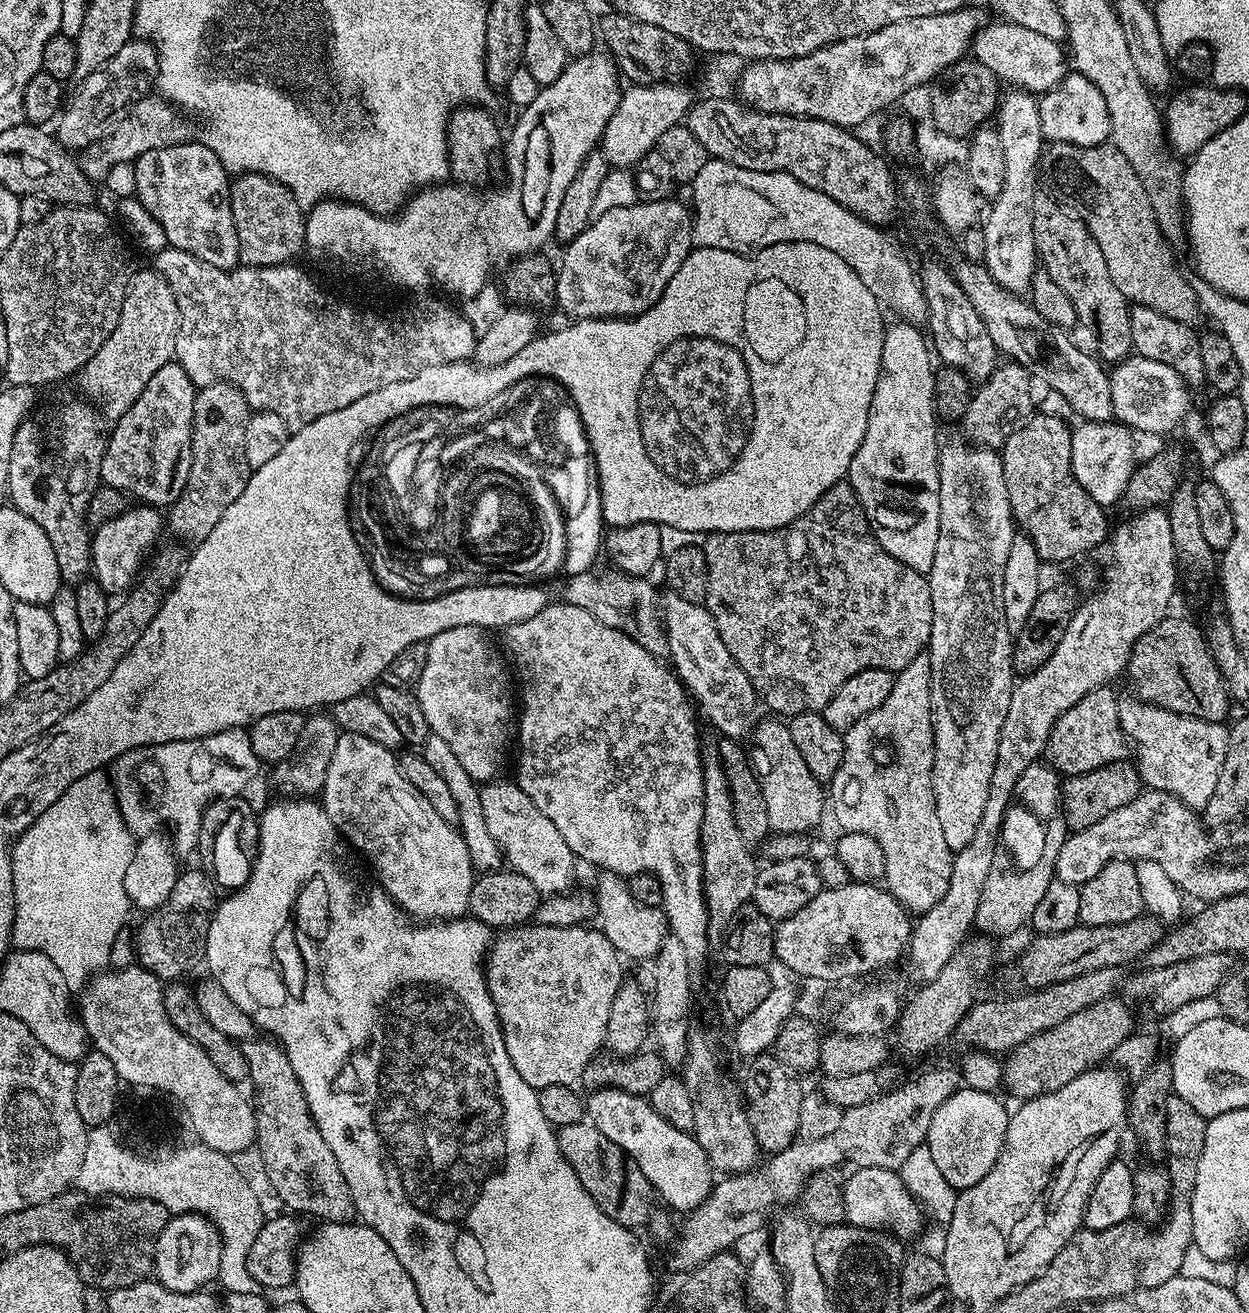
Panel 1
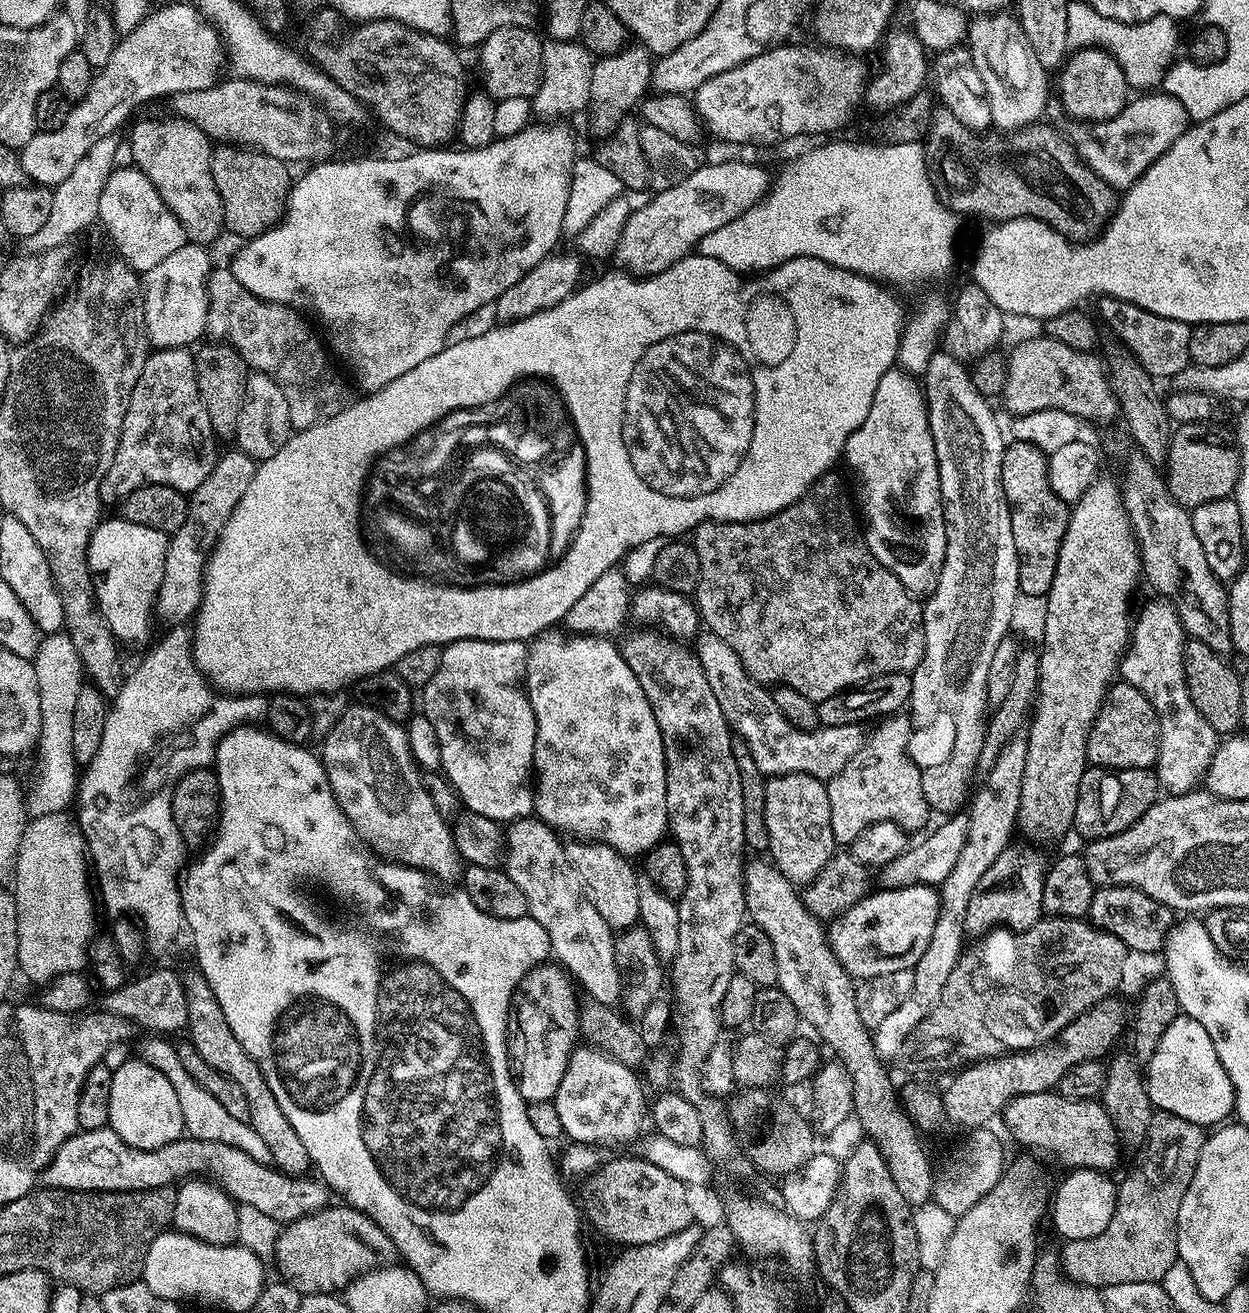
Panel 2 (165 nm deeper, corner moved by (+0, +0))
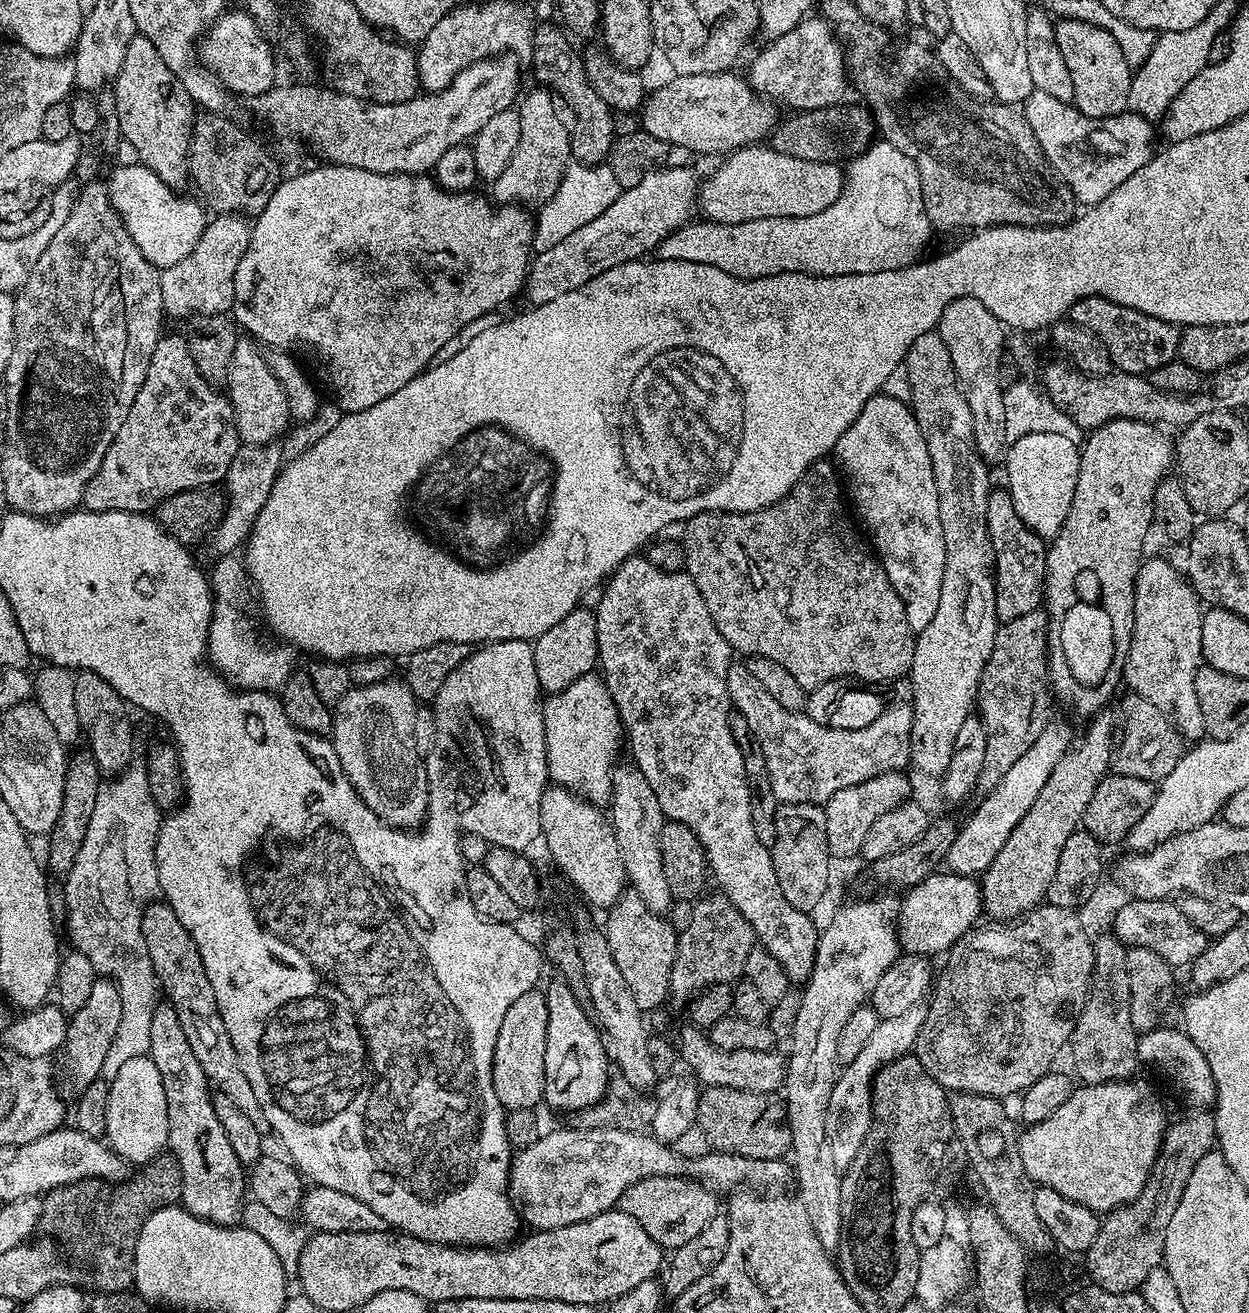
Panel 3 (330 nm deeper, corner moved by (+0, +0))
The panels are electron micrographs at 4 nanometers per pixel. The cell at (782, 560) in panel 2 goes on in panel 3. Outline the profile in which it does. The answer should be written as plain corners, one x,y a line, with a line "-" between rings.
825,458
815,460
805,470
803,478
783,498
770,506
759,508
753,512
700,512
697,516
692,516
687,520
687,528
682,541
686,572
691,576
694,585
701,591
702,598
706,602
706,609
713,618
714,626
718,626
718,634
722,634
722,638
726,638
733,653
745,652
745,657
748,658
761,656
770,658
770,662
778,662
778,666
790,670
790,674
794,674
795,680
798,681
798,686
802,686
806,690
822,686
822,682
845,678
862,680
869,685
880,686
883,680
891,682
907,677
911,673
914,662
916,636
906,622
906,610
902,606
902,598
898,598
898,590
894,590
879,559
867,547
864,549
860,545
860,540
856,537
857,525
850,512
850,517
848,517
847,511
849,512
849,509
846,507
846,500
842,495
842,484
838,479
837,469
831,459

